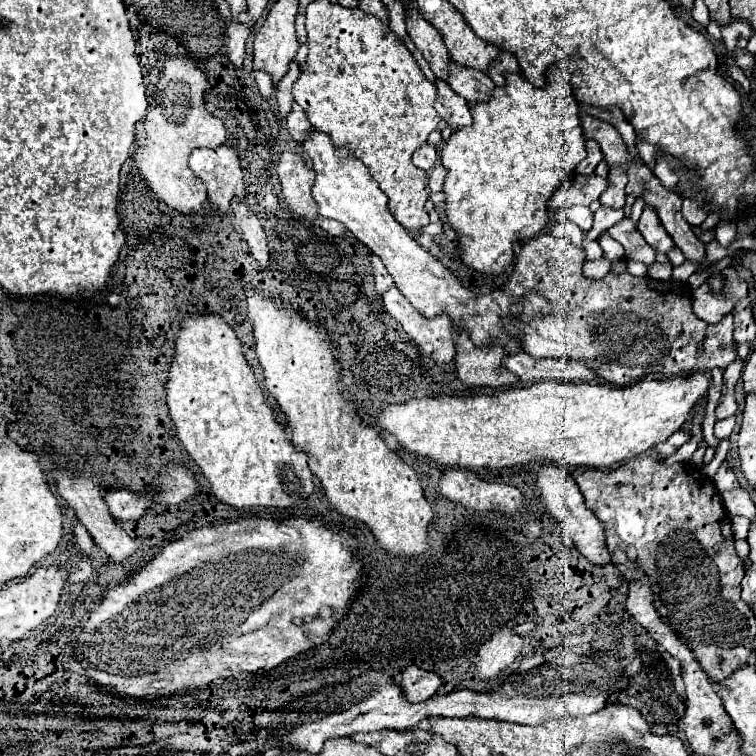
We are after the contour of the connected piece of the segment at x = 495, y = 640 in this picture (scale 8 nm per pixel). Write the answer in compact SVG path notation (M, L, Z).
M502 627L490 641L480 645L478 649L480 657L480 663L476 667L478 677L486 681L498 677L498 673L506 669L520 655L520 649L522 649L522 637L508 627Z

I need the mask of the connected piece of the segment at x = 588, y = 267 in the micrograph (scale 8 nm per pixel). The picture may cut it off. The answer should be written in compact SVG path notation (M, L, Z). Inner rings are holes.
M596 259L596 261L584 263L584 275L590 279L602 279L608 271L610 271L610 261L606 261L606 259Z

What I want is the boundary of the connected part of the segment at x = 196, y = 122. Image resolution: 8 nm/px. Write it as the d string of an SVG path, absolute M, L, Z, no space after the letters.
M175 55L166 59L166 63L162 63L160 79L144 79L144 83L146 83L146 95L148 95L148 113L136 127L136 143L132 143L130 159L138 163L138 167L142 167L142 163L146 165L144 165L142 177L126 175L126 179L130 179L130 185L134 189L146 183L158 199L162 199L168 207L176 211L198 211L206 203L206 189L204 189L204 183L198 181L198 177L190 171L188 157L196 147L220 147L222 143L226 143L226 127L222 119L214 117L204 109L206 105L204 91L210 87L206 71L192 59Z

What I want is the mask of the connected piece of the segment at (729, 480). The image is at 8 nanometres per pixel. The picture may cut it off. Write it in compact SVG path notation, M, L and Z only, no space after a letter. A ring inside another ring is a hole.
M722 463L722 467L718 469L718 473L712 477L714 485L718 491L730 491L734 487L738 487L738 481L736 481L736 475L732 473L732 469L728 467L728 463Z

